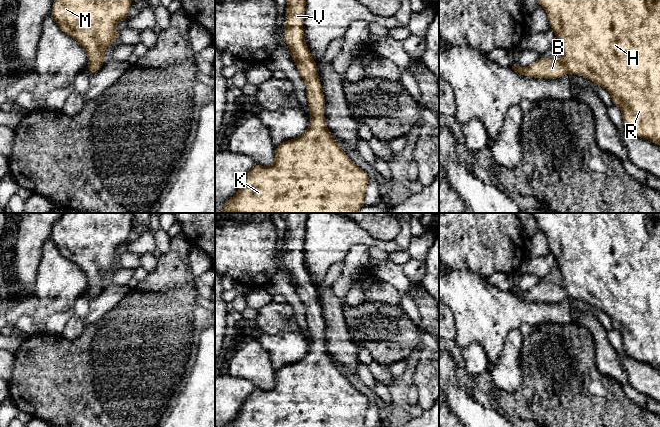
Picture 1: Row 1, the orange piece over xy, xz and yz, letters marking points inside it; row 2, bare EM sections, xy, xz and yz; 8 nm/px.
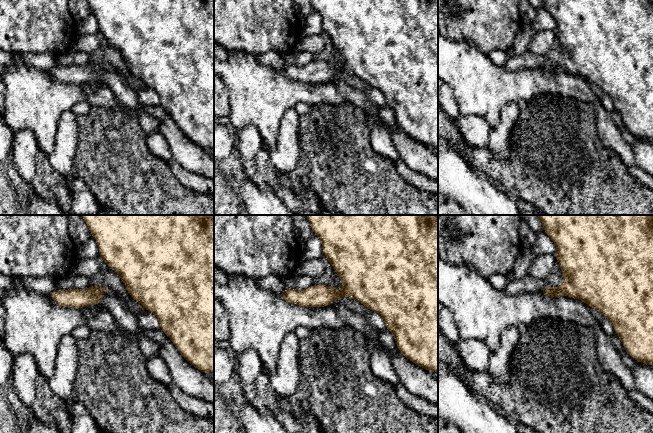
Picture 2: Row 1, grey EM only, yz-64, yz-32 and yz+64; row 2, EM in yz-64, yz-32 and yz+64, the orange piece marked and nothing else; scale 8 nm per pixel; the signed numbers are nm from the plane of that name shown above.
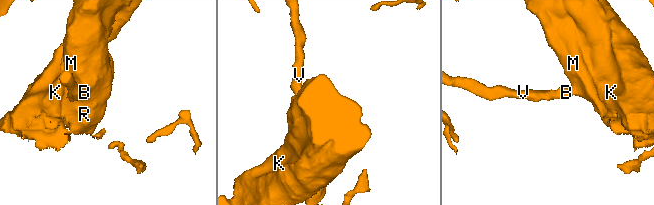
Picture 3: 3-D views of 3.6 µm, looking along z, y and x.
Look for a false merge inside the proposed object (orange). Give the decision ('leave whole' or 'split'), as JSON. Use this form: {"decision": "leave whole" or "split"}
{"decision": "leave whole"}

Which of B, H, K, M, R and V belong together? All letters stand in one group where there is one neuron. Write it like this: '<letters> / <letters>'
B H K M R V

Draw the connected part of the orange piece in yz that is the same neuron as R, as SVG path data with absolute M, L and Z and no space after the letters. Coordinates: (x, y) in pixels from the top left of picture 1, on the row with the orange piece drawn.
M537 0L549 19L563 58L540 57L527 67L512 66L522 76L559 79L567 73L581 75L605 88L621 109L628 132L660 145L660 0Z

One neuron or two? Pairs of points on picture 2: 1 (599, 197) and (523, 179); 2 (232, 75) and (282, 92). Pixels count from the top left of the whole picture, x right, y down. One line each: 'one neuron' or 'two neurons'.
1: one neuron
2: one neuron

